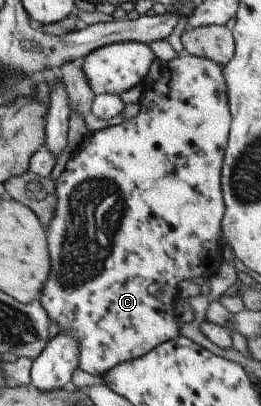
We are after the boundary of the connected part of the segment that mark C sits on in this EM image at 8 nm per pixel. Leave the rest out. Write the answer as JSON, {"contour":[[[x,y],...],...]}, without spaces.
{"contour":[[[181,54],[176,59],[170,60],[168,63],[163,63],[163,71],[162,76],[158,78],[156,81],[148,80],[144,85],[145,93],[142,97],[140,113],[136,114],[134,118],[130,118],[130,120],[125,120],[118,126],[110,126],[98,131],[94,131],[90,133],[83,144],[83,146],[78,150],[78,153],[75,154],[74,157],[71,158],[70,161],[66,164],[66,168],[64,168],[64,172],[58,176],[56,182],[56,193],[55,193],[55,212],[47,227],[45,228],[45,236],[47,241],[47,248],[49,253],[49,272],[44,282],[41,298],[39,302],[41,306],[44,308],[46,315],[50,321],[56,322],[58,325],[59,333],[63,333],[64,335],[69,335],[72,339],[77,341],[79,345],[79,360],[78,367],[82,369],[82,371],[86,373],[90,373],[91,375],[106,375],[112,368],[115,368],[118,364],[126,363],[132,360],[137,360],[142,356],[145,356],[148,352],[154,351],[154,348],[160,346],[160,344],[164,344],[168,340],[173,340],[179,336],[179,312],[178,312],[178,302],[180,300],[180,295],[178,291],[178,286],[185,280],[189,278],[206,278],[208,276],[213,276],[220,269],[223,261],[223,248],[224,244],[221,242],[223,239],[222,233],[222,220],[225,214],[225,203],[223,200],[222,190],[221,190],[221,169],[223,166],[223,159],[225,156],[225,151],[228,145],[229,140],[229,129],[231,128],[231,111],[229,106],[228,99],[228,86],[225,80],[225,75],[223,74],[223,67],[218,65],[216,62],[209,60],[205,57],[196,57],[189,54]]]}

